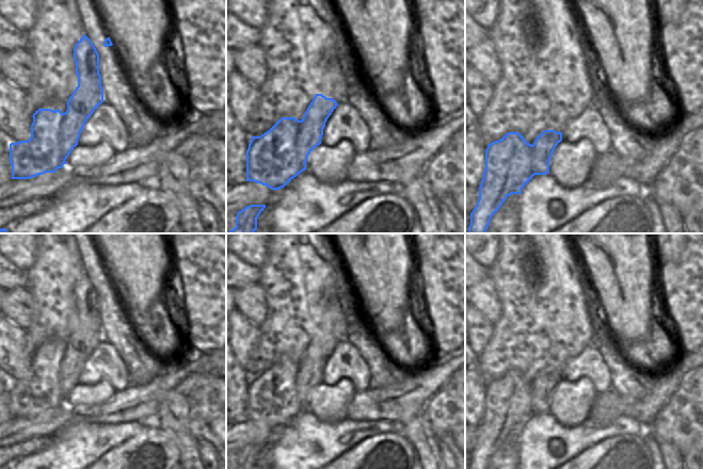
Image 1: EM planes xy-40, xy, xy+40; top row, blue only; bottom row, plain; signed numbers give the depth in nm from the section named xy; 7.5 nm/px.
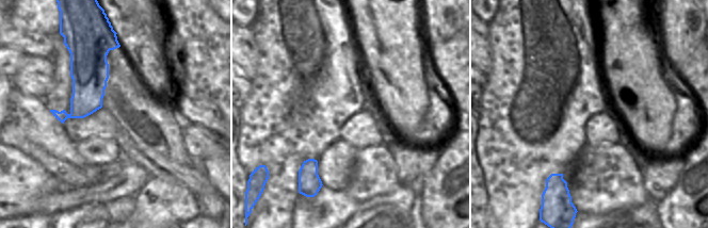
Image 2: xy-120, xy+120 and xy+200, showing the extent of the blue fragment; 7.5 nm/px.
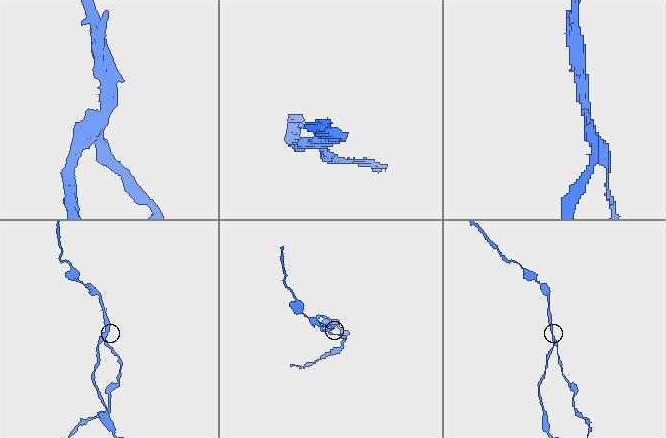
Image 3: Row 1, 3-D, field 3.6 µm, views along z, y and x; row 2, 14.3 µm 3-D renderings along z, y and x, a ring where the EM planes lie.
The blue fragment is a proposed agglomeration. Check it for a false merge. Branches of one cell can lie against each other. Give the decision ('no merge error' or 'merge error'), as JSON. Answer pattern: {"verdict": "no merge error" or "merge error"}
{"verdict": "merge error"}

